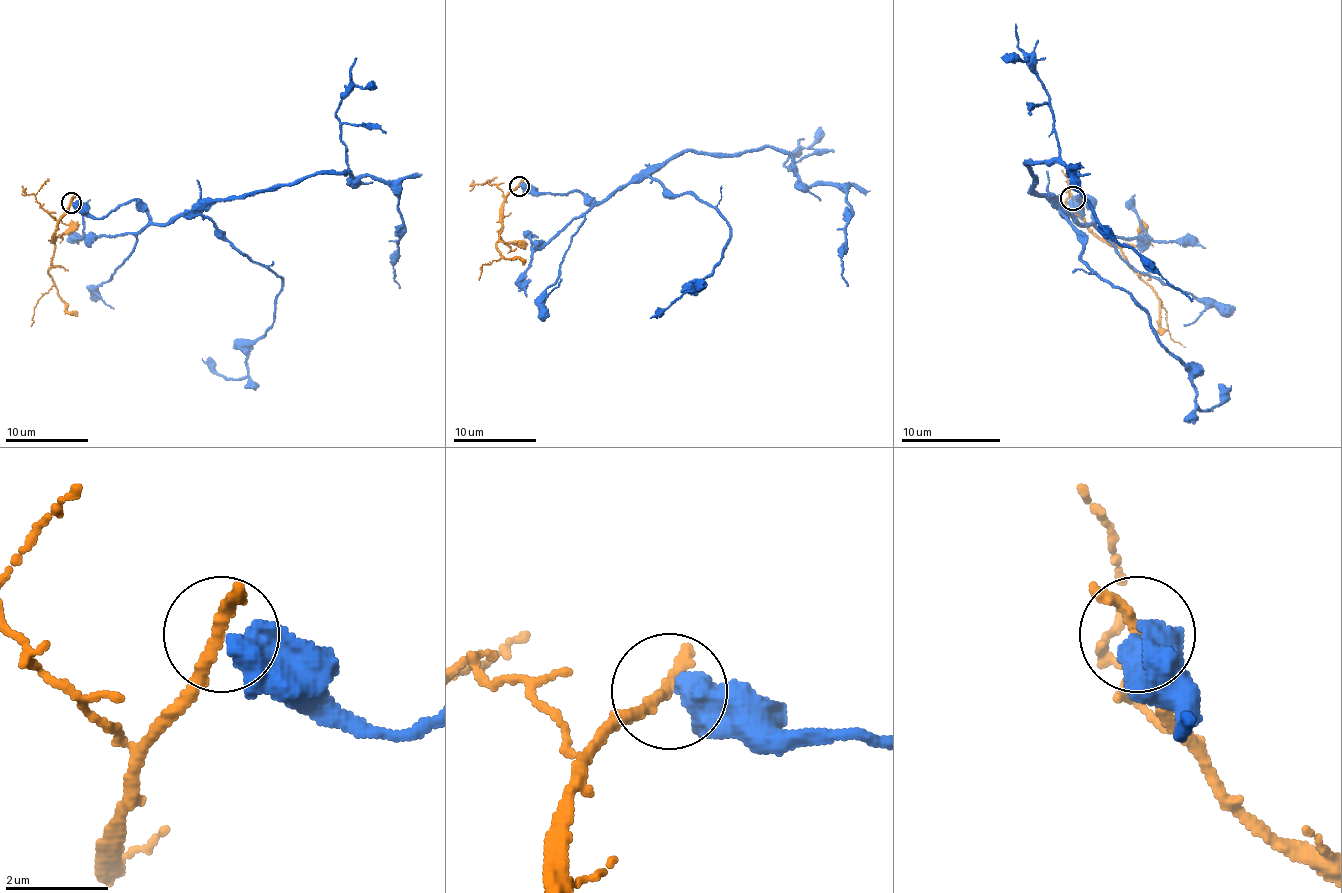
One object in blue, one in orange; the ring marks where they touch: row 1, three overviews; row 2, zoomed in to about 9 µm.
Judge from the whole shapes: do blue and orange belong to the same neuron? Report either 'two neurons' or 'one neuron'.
two neurons

